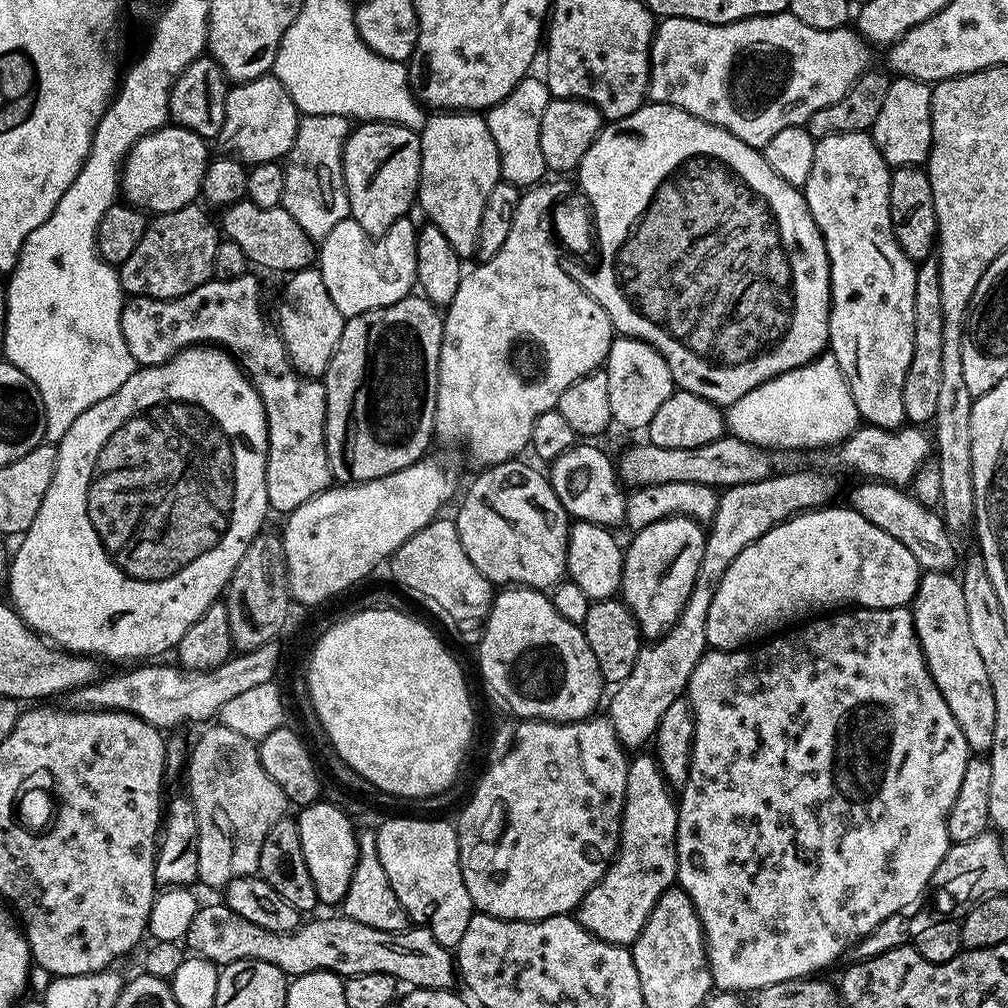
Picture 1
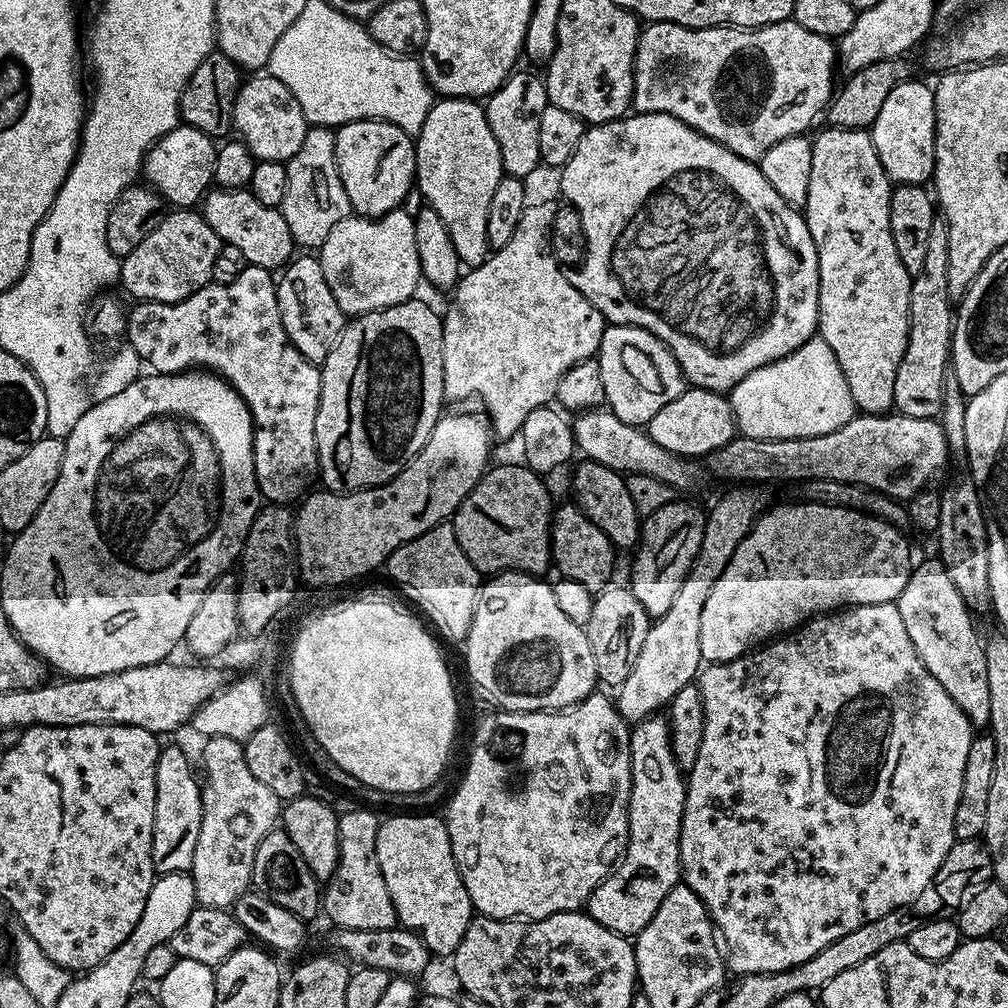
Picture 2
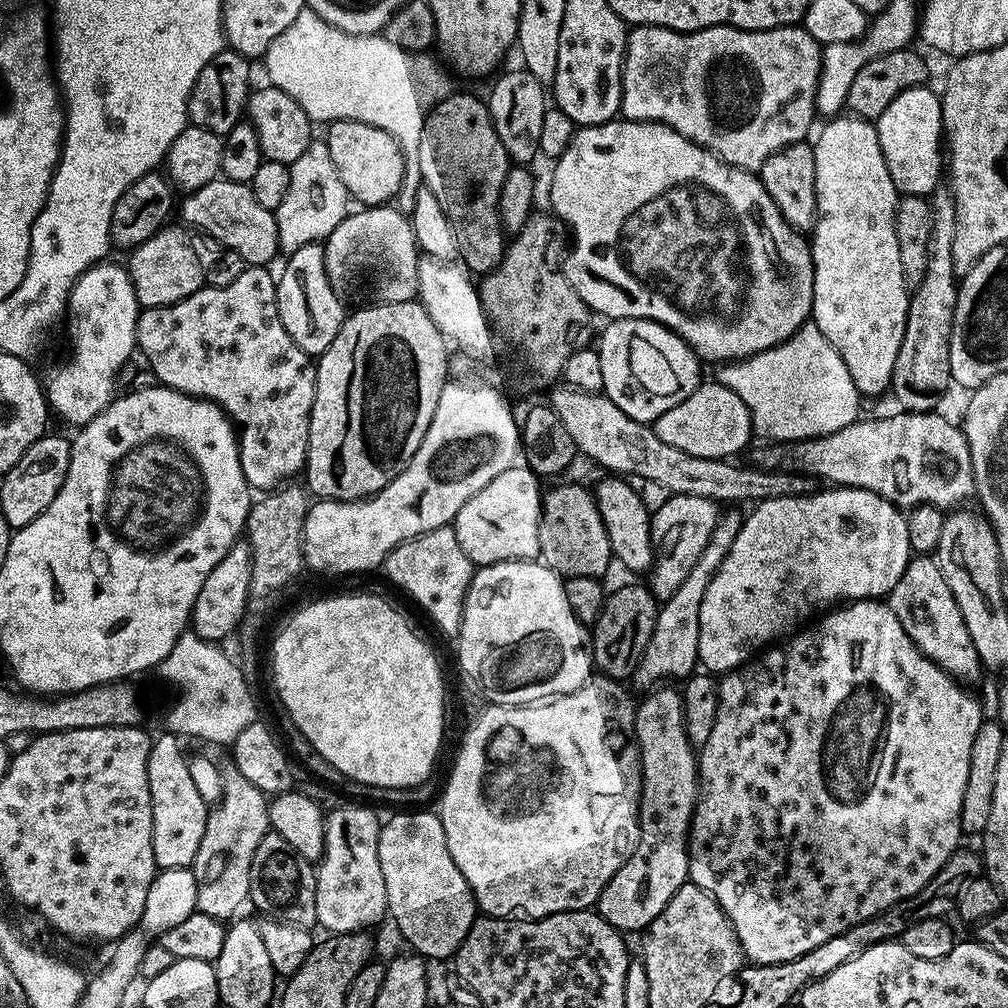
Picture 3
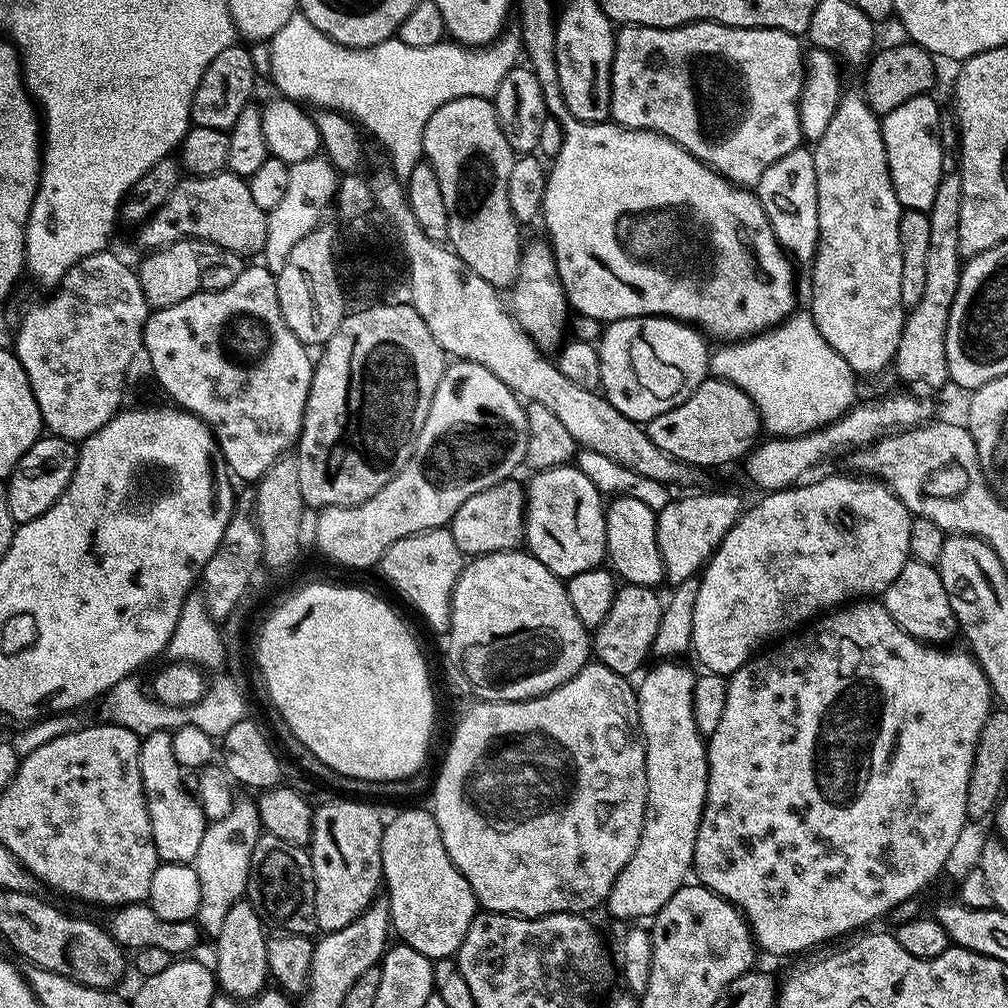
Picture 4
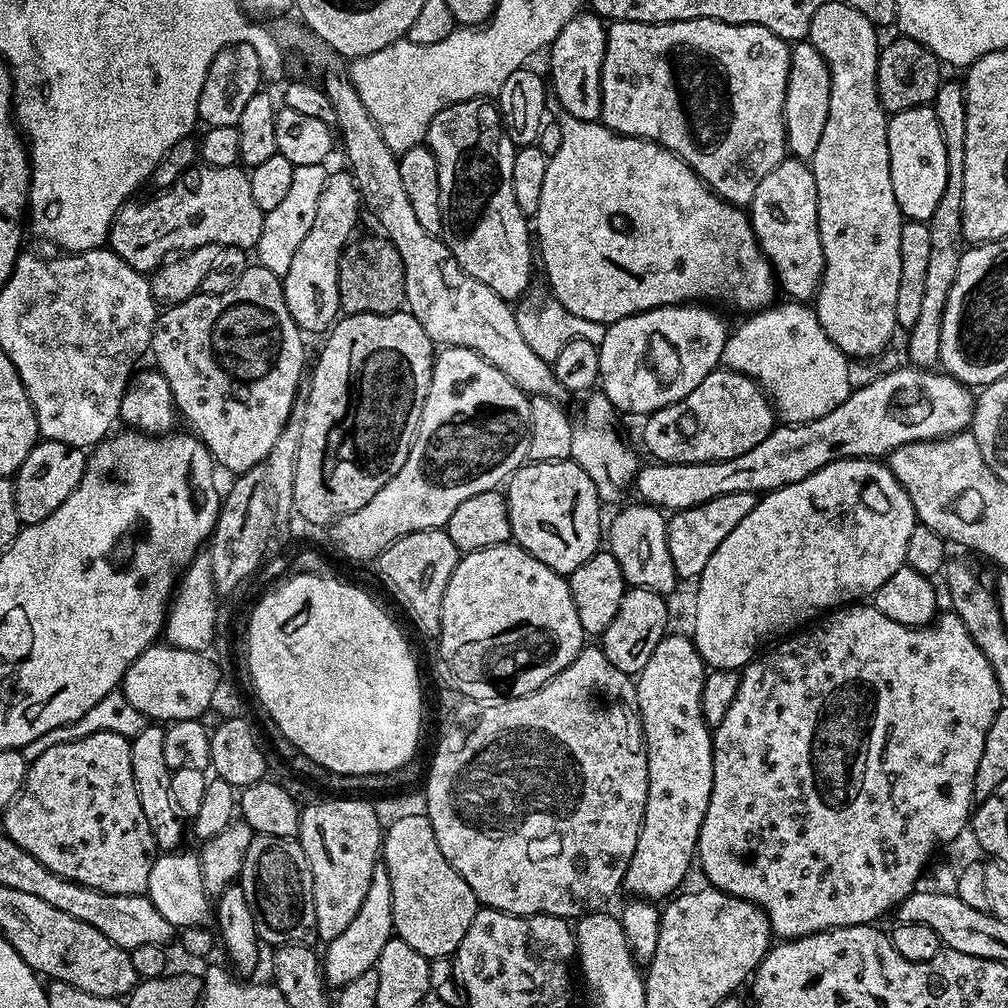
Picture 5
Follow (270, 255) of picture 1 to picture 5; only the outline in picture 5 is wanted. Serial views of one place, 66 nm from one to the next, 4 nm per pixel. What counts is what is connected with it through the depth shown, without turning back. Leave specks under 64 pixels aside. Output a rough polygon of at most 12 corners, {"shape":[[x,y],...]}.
{"shape":[[193,166],[129,199],[106,241],[151,274],[173,254],[255,249],[264,213],[237,166]]}

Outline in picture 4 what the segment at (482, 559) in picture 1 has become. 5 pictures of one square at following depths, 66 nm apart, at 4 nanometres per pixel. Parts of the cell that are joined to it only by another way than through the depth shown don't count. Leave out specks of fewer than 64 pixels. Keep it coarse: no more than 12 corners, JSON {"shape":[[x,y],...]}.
{"shape":[[509,478],[466,498],[450,521],[465,557],[524,540],[526,488]]}

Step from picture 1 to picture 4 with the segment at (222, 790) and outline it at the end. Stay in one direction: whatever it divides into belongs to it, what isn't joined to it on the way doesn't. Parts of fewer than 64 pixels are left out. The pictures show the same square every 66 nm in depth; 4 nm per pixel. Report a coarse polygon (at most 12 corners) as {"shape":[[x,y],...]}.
{"shape":[[255,799],[211,821],[194,861],[205,937],[245,899],[261,835]]}

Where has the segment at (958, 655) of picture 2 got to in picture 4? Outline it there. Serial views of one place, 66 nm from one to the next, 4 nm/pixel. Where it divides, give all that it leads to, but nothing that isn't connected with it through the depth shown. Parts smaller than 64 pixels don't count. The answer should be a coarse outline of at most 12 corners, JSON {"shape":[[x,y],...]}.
{"shape":[[909,558],[882,594],[906,634],[957,635],[939,567]]}

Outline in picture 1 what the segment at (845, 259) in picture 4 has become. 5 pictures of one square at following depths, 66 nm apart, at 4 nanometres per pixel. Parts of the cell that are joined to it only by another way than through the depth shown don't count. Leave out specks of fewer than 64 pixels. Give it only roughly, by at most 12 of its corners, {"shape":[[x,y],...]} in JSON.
{"shape":[[864,130],[802,191],[828,255],[827,347],[861,421],[905,423],[916,264]]}

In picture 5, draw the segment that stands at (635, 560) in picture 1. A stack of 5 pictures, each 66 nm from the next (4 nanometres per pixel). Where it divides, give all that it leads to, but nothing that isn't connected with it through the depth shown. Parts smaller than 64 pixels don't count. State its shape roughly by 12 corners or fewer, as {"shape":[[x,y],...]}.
{"shape":[[757,493],[722,494],[667,517],[670,562],[695,581]]}

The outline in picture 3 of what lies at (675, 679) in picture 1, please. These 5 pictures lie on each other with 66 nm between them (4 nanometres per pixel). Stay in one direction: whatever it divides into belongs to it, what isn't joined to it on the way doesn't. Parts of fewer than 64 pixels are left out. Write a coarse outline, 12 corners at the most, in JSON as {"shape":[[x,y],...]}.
{"shape":[[721,511],[682,586],[659,605],[634,673],[651,689],[700,659],[698,614],[742,523]]}

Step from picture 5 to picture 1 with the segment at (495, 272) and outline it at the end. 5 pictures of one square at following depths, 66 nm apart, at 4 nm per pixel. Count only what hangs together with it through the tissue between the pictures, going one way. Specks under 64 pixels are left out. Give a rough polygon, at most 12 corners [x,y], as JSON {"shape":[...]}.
{"shape":[[423,121],[418,208],[475,257],[502,180],[488,121]]}

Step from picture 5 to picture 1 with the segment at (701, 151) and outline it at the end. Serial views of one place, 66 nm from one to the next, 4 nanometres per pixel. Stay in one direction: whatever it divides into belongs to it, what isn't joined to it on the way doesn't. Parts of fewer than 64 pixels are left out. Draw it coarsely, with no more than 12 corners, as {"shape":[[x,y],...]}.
{"shape":[[785,10],[657,23],[647,99],[763,149],[869,71]]}

